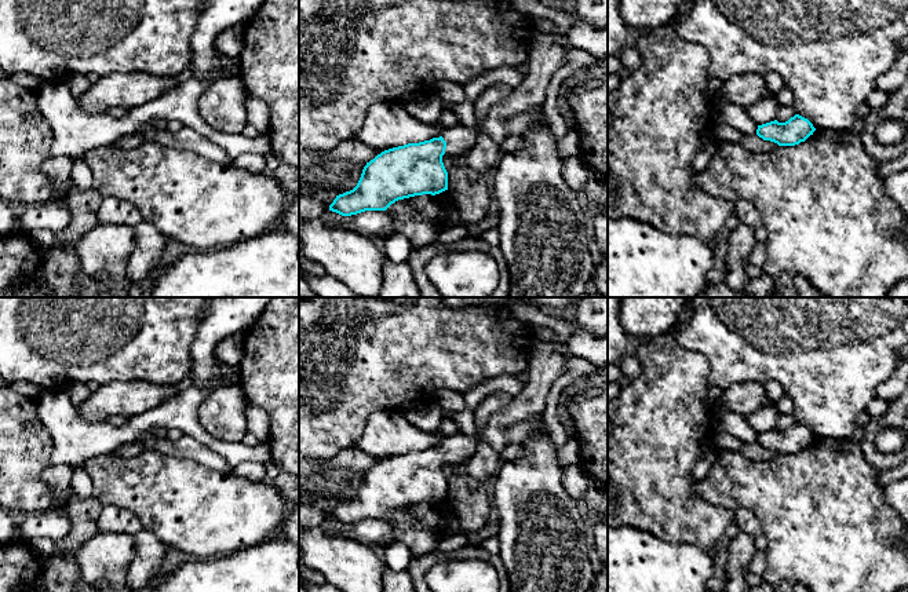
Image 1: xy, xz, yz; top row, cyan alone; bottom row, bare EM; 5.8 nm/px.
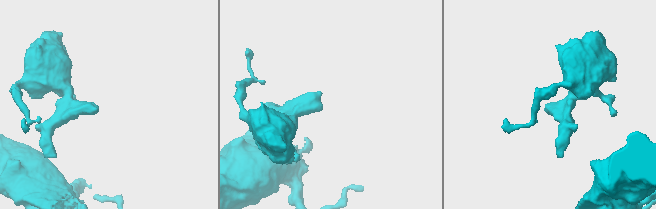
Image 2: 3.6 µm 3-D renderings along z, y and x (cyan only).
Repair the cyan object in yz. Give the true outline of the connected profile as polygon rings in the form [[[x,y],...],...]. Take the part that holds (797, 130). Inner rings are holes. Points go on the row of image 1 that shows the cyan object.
[[[795,114],[785,123],[774,120],[758,125],[756,135],[763,140],[774,142],[778,146],[795,146],[805,142],[814,131],[816,128],[807,118]]]

